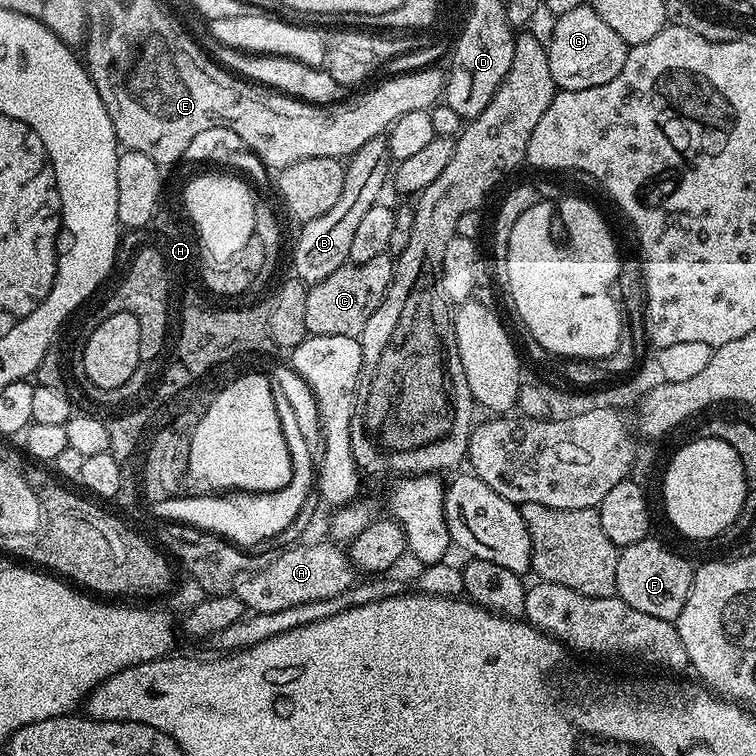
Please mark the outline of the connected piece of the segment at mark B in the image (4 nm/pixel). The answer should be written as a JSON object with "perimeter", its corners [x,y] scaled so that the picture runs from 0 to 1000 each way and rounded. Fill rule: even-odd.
{"perimeter":[[[507,181],[491,184],[476,194],[456,218],[452,259],[442,267],[442,272],[421,288],[403,292],[389,325],[386,339],[388,364],[401,372],[405,378],[419,376],[462,345],[464,317],[489,272],[497,270],[508,241],[512,242],[516,228],[516,208],[512,187]]]}

